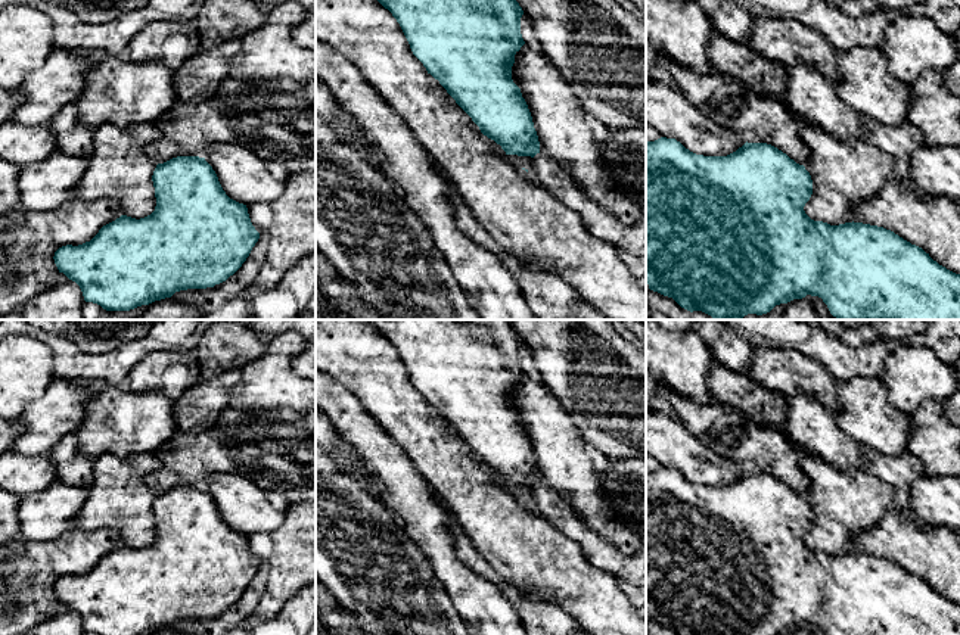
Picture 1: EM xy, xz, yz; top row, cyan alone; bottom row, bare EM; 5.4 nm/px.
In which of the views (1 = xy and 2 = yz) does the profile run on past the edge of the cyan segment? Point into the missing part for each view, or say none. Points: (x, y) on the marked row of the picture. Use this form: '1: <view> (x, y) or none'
1: none
2: none

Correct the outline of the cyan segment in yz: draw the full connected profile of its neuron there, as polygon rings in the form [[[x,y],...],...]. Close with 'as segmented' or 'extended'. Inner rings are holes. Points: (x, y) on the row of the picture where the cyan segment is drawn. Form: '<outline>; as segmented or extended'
[[[661,137],[655,141],[647,141],[646,143],[646,283],[649,284],[649,289],[664,296],[672,298],[681,308],[690,312],[702,311],[711,315],[714,320],[743,318],[748,314],[762,315],[770,312],[776,305],[787,304],[793,299],[802,299],[807,295],[821,298],[823,302],[827,305],[830,314],[839,320],[960,320],[960,274],[956,274],[947,270],[945,267],[939,265],[922,248],[911,245],[910,242],[904,240],[894,231],[886,230],[883,227],[854,222],[854,221],[839,225],[830,225],[823,221],[811,220],[804,211],[804,206],[810,200],[811,194],[813,194],[813,180],[810,172],[805,169],[805,166],[796,164],[786,153],[767,143],[746,141],[742,147],[739,147],[736,152],[727,156],[703,156],[690,152],[675,138]]]; as segmented

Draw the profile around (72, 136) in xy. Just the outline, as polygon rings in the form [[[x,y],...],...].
[[[75,103],[65,105],[49,122],[47,127],[56,137],[59,152],[88,158],[93,153],[94,128],[81,121]]]

